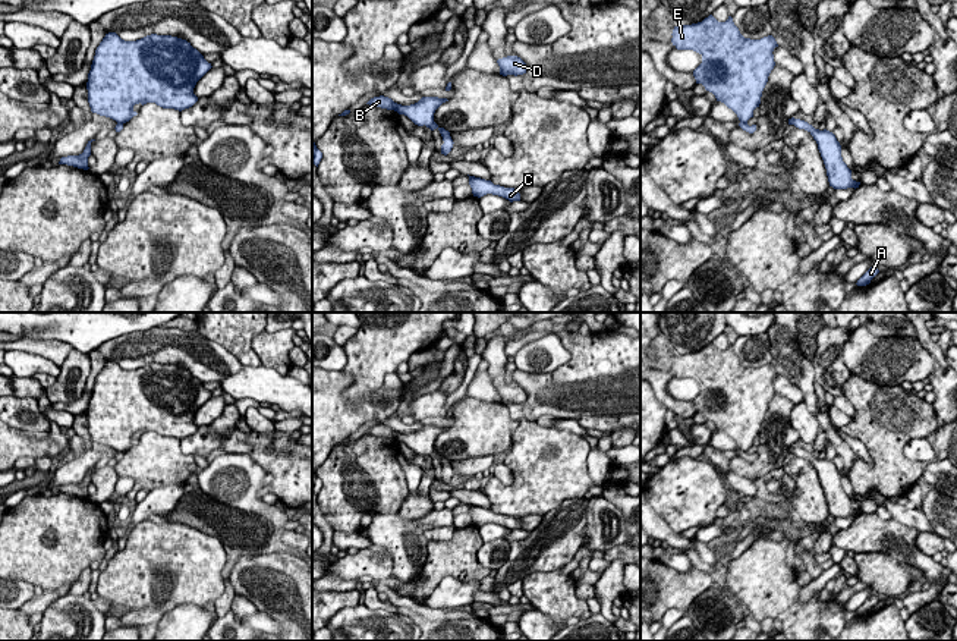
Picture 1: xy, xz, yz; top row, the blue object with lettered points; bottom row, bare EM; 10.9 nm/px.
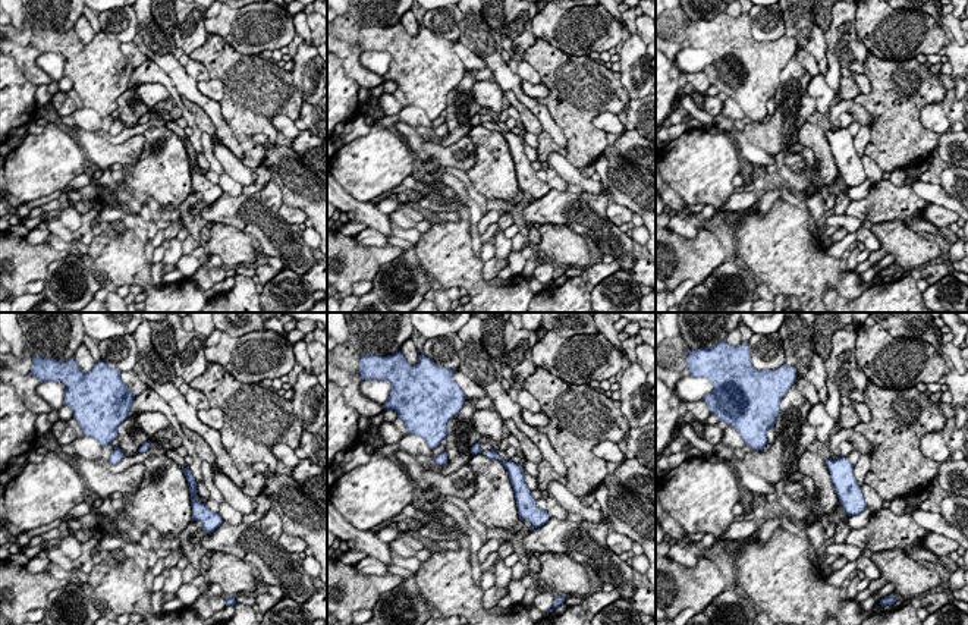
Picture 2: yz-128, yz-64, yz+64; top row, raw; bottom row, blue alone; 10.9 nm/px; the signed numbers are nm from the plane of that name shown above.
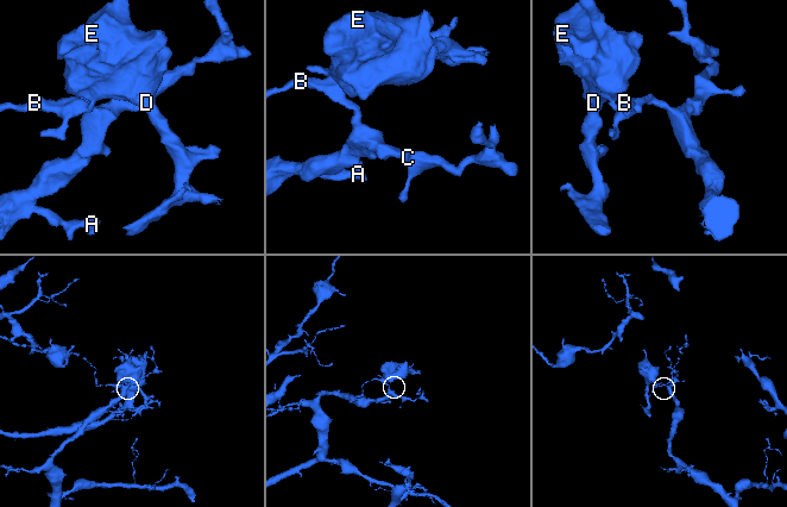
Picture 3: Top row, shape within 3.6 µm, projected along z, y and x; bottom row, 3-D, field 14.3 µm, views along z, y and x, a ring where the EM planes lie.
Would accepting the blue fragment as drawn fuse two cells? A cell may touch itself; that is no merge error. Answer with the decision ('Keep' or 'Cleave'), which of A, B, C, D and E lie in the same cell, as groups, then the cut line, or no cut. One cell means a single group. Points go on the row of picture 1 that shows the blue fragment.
Cleave. Groups: A B C / D E. Split along yz (740, 121), (746, 123)

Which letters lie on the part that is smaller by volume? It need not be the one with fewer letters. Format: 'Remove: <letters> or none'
Remove: D, E

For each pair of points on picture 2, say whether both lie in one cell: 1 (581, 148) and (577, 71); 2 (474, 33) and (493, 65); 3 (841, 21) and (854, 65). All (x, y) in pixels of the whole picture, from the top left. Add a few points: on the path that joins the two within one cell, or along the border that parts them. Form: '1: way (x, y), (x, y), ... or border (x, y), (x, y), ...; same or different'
1: way (578, 129), (577, 90); same
2: way (481, 40), (493, 57); same
3: way (842, 31), (842, 41), (852, 55); same

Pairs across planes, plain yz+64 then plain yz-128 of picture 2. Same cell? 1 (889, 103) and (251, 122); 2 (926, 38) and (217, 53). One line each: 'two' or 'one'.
1: one
2: two

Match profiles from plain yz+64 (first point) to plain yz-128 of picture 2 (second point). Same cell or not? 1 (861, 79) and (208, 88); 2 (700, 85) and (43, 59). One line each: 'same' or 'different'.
1: different
2: different

